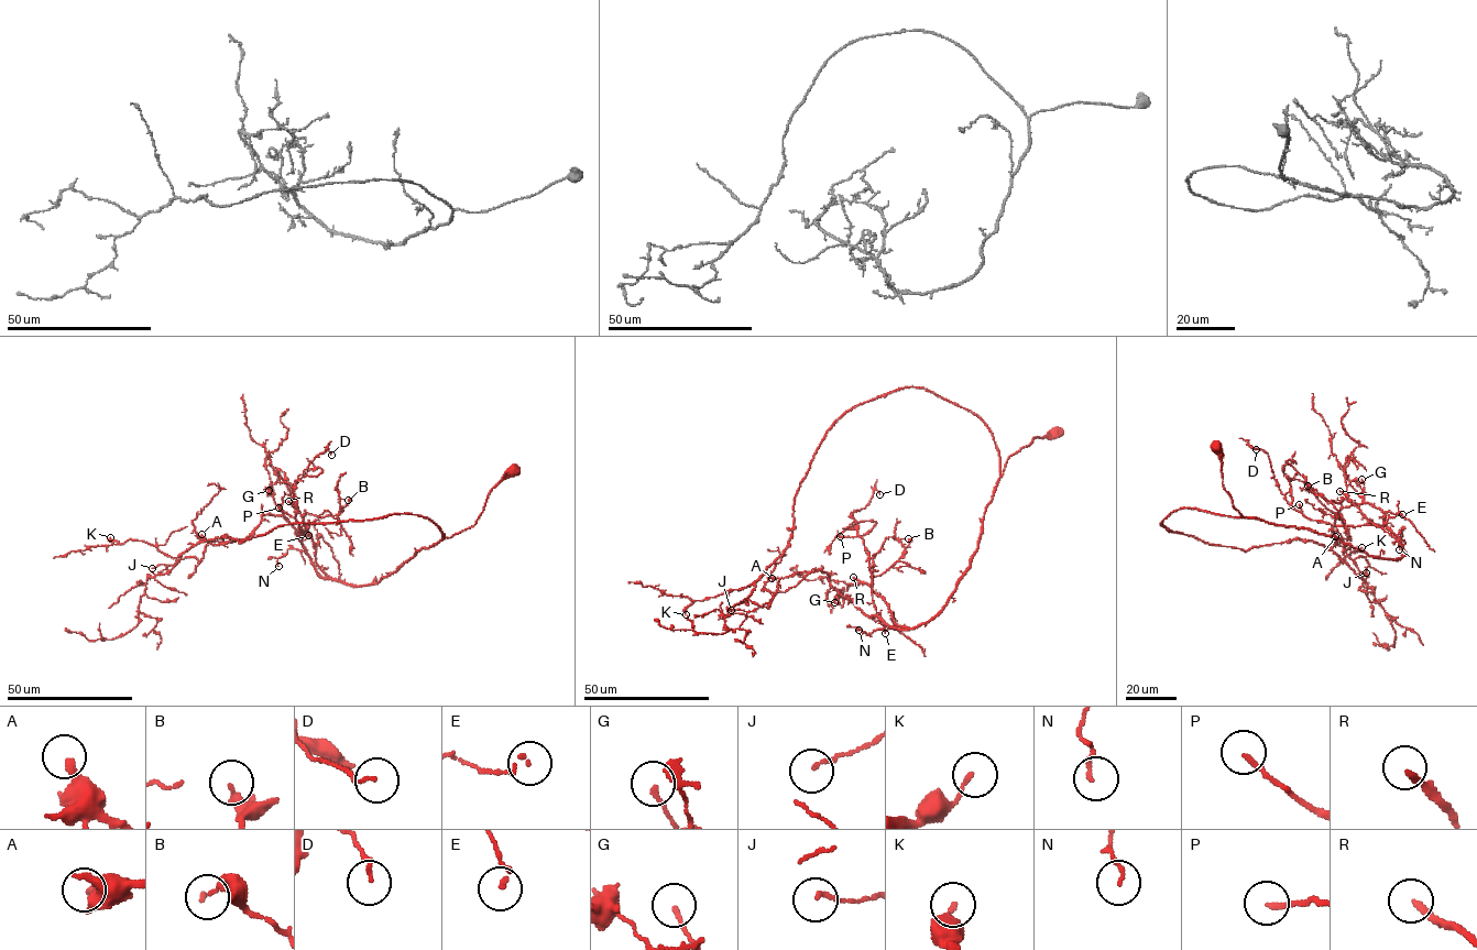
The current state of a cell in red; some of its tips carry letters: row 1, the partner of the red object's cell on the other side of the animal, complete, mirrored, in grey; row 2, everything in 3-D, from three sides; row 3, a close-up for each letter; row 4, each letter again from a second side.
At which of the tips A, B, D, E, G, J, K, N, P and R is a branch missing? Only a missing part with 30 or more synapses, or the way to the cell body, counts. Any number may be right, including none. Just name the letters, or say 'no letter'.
P, R

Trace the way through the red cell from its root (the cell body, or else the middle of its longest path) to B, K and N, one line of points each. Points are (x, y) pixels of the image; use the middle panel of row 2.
B: (1058, 432), (1009, 456), (971, 567), (938, 613), (907, 628), (871, 583), (908, 538)
K: (1058, 432), (1000, 474), (987, 425), (925, 389), (857, 404), (800, 484), (788, 546), (686, 614)
N: (1058, 432), (1035, 437), (1008, 459), (971, 567), (944, 607), (912, 629), (859, 630)

